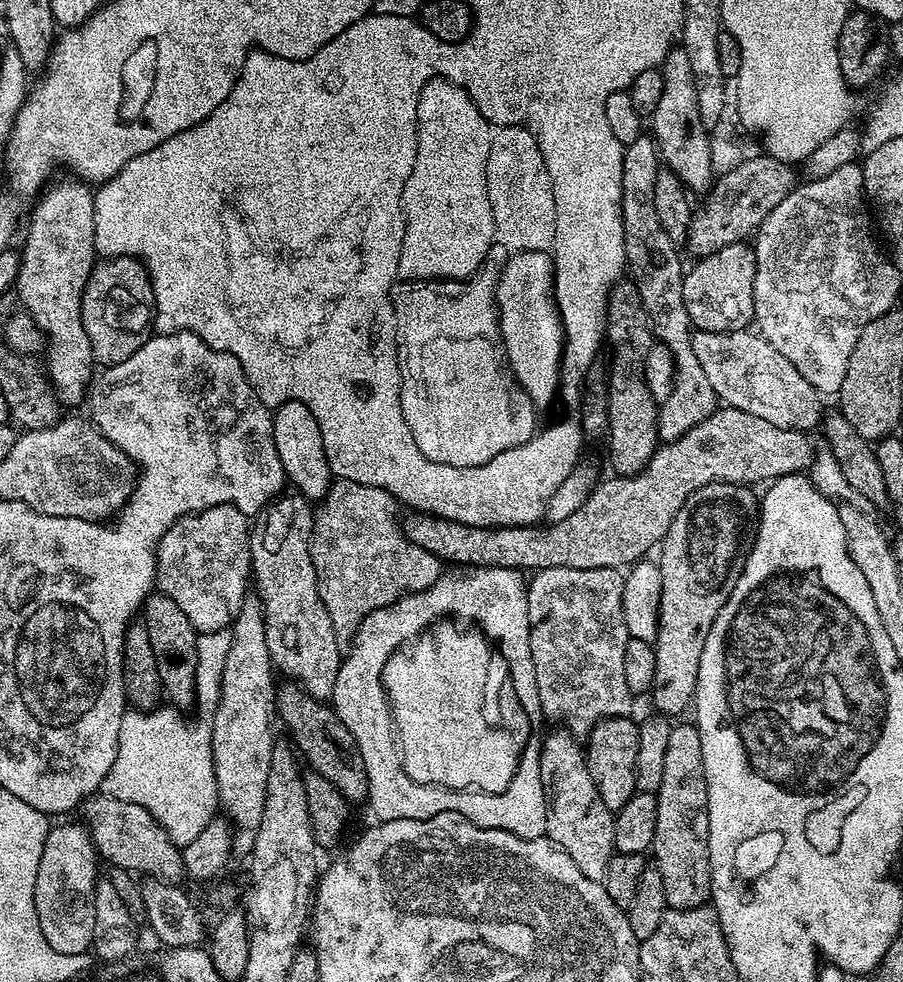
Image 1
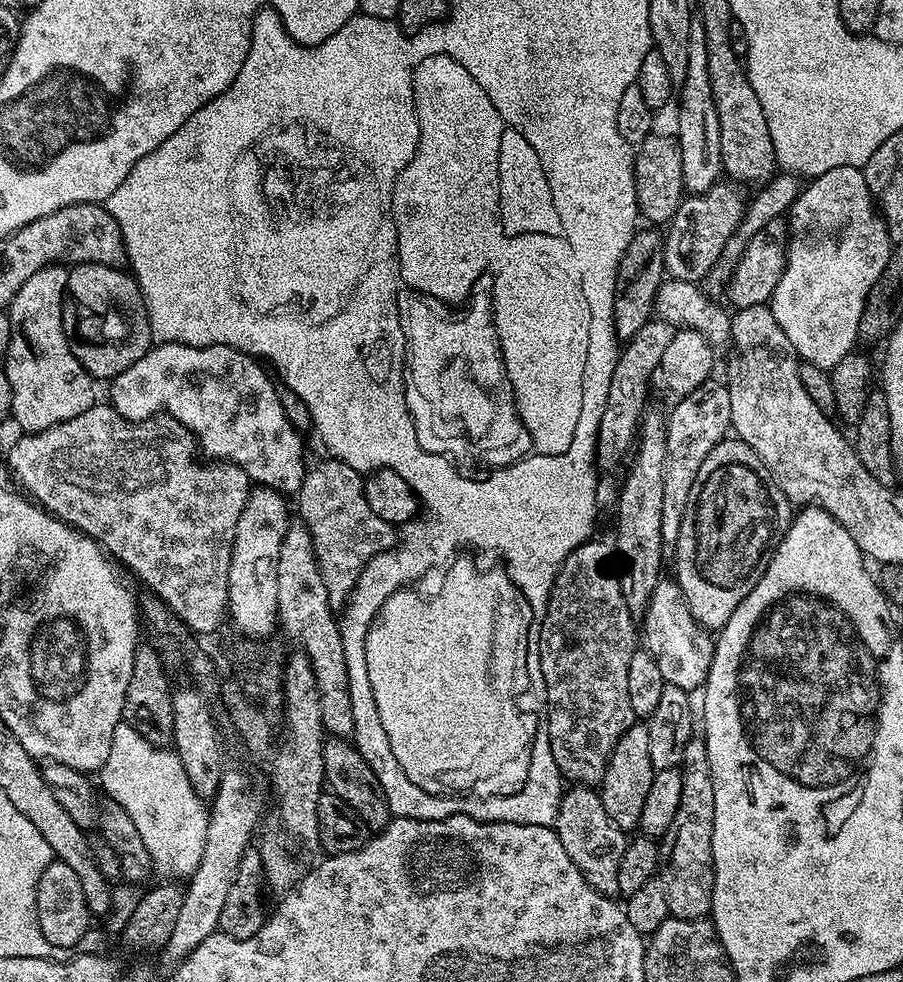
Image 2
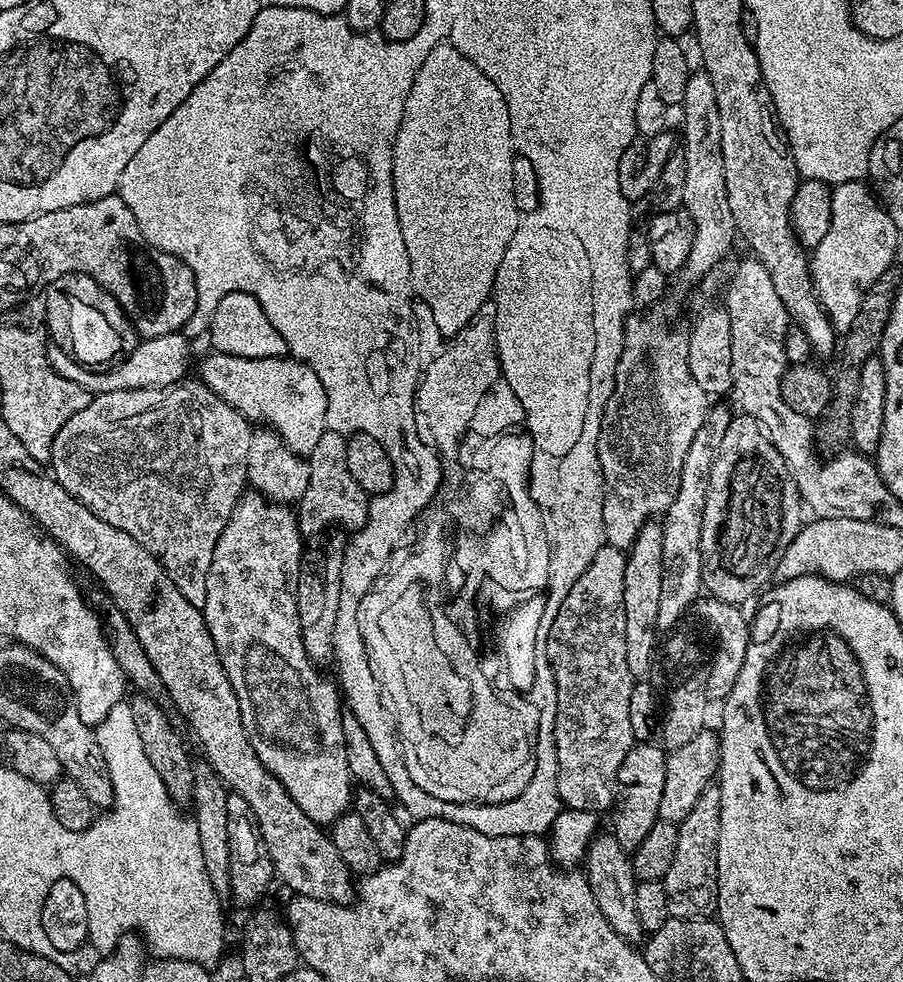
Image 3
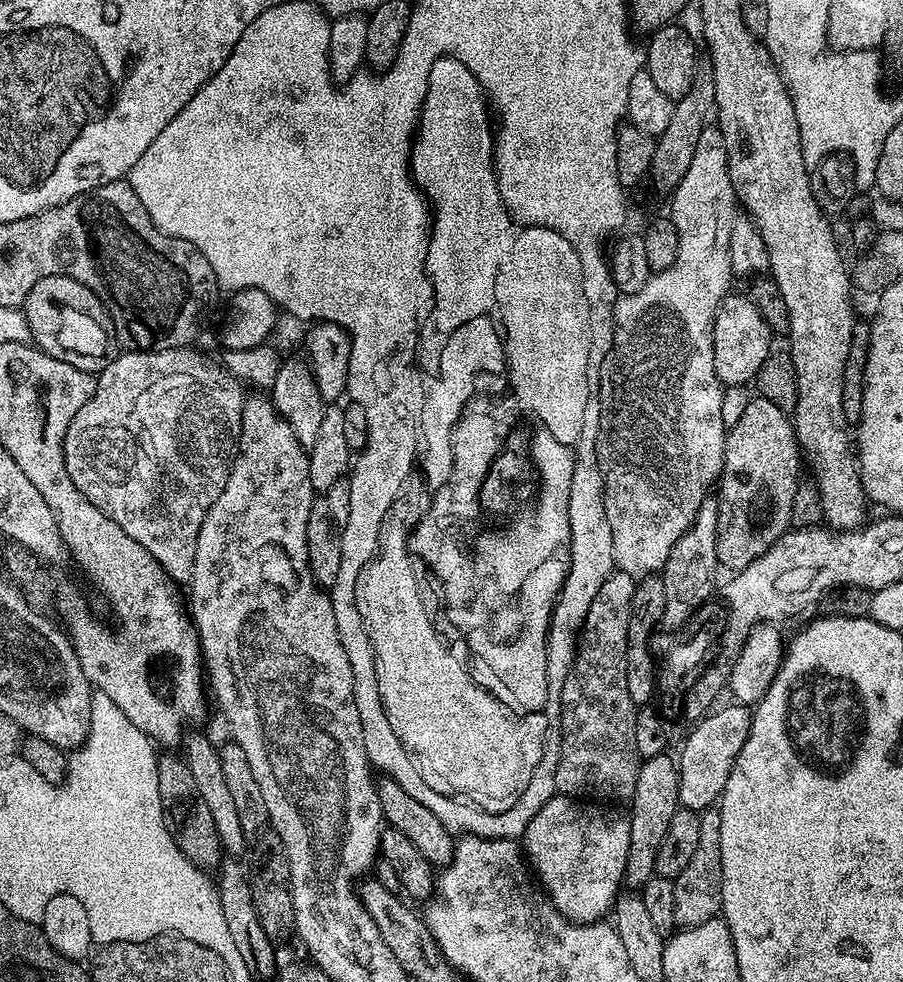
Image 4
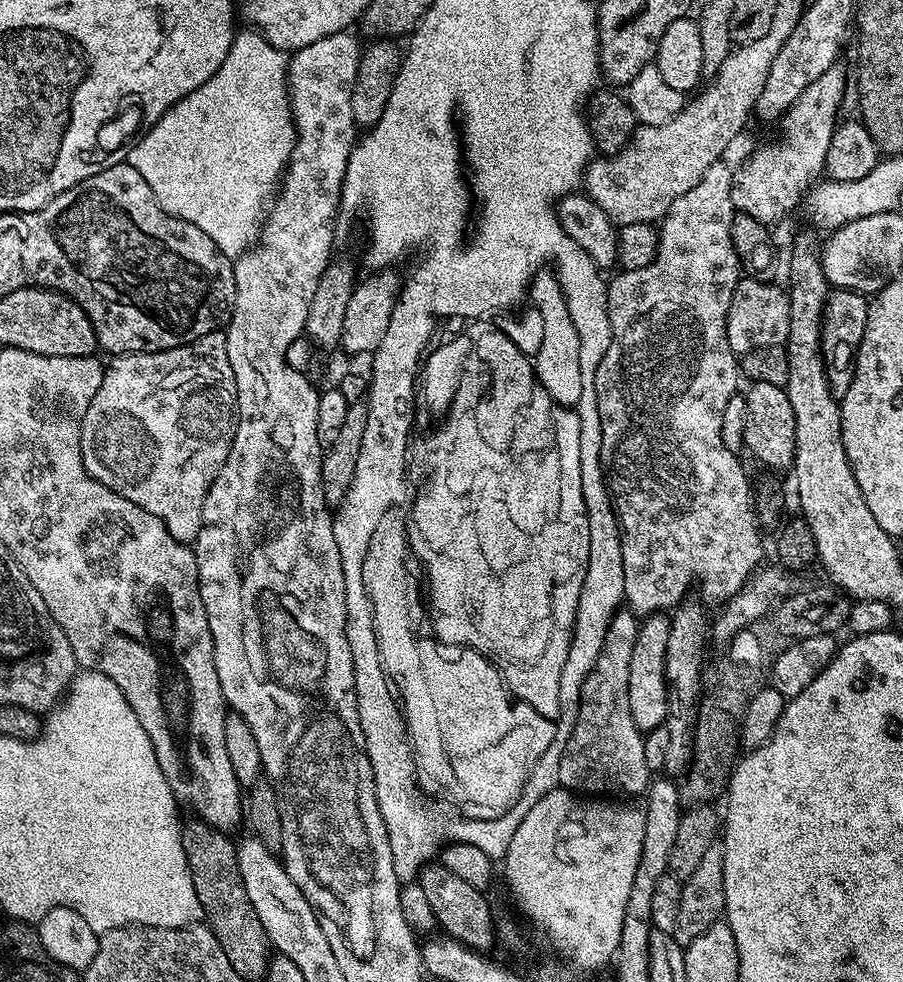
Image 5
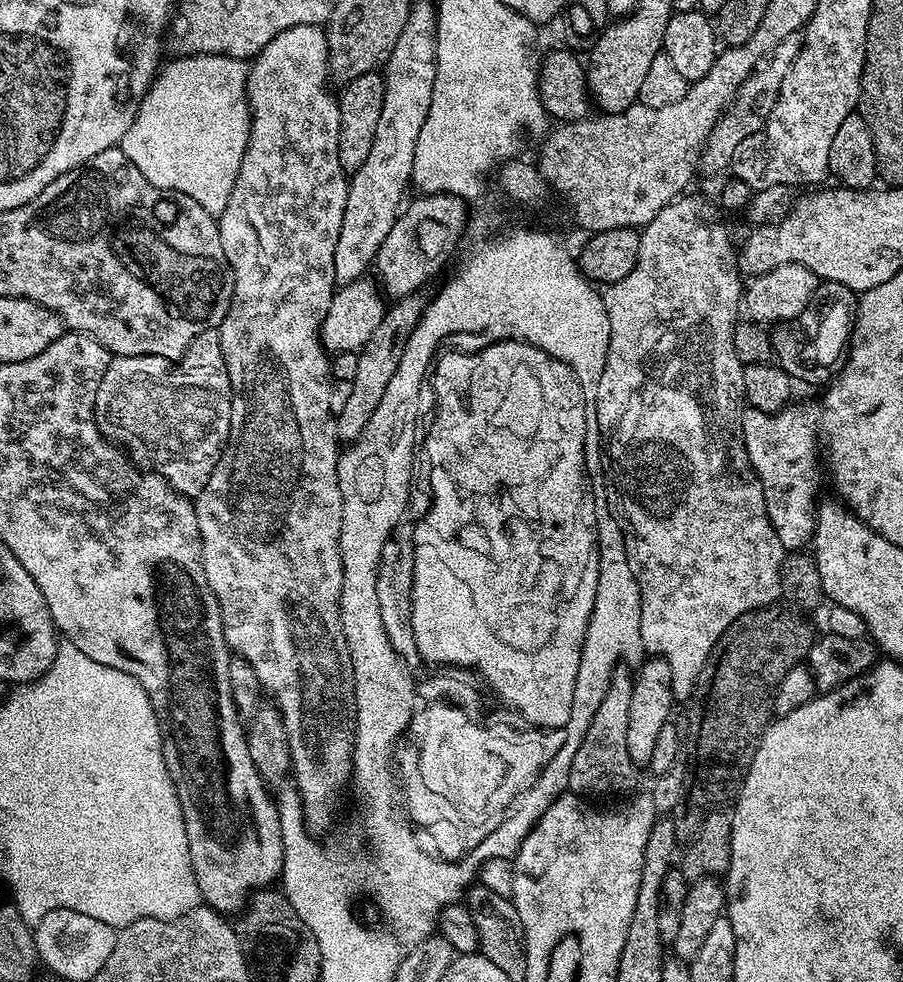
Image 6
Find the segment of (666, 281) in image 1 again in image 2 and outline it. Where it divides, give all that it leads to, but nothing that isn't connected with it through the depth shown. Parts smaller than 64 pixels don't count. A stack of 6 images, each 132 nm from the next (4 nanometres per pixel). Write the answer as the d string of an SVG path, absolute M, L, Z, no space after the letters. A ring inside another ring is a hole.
M727 383L703 384L690 394L679 397L675 403L672 413L669 411L666 416L666 458L662 482L662 538L668 546L678 542L688 499L698 478L698 470L702 470L702 462L706 462L706 454L710 454L710 450L729 435L732 427Z

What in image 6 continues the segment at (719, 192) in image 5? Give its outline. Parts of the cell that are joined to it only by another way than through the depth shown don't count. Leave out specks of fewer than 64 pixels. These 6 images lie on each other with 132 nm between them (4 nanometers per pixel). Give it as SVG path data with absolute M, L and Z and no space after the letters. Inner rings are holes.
M689 194L681 195L679 198L667 204L662 210L658 210L658 214L654 214L654 218L648 224L644 225L640 232L640 245L638 246L638 262L634 266L634 270L630 270L630 274L626 274L626 278L622 278L622 282L614 282L607 285L603 289L602 295L604 298L604 309L608 315L610 322L610 338L608 339L608 353L606 354L606 362L604 369L600 375L599 380L594 385L596 391L596 400L594 396L594 424L600 427L598 433L599 439L603 441L603 469L602 469L602 483L604 482L604 491L602 496L607 500L608 508L621 527L621 532L624 535L624 544L626 558L629 560L630 568L633 571L634 578L637 579L638 590L641 594L641 642L643 644L643 651L649 657L659 658L670 662L670 674L672 675L672 694L677 701L687 701L689 697L695 693L696 680L700 676L700 671L705 662L710 658L710 654L714 650L714 646L722 638L722 634L734 621L742 618L742 614L753 612L759 608L766 608L775 605L781 599L780 594L780 571L782 570L782 562L786 555L786 549L782 546L782 542L778 542L778 534L774 530L774 526L768 517L766 510L766 502L764 501L764 491L760 485L759 478L756 477L756 472L752 468L750 458L744 449L744 435L742 434L742 426L740 419L746 410L746 401L744 398L744 365L740 363L738 354L734 354L734 330L738 323L738 315L742 308L742 280L736 277L737 269L731 268L728 263L733 263L734 248L732 252L732 240L728 237L728 232L720 224L715 224L714 221L708 217L708 204L700 196L688 196Z

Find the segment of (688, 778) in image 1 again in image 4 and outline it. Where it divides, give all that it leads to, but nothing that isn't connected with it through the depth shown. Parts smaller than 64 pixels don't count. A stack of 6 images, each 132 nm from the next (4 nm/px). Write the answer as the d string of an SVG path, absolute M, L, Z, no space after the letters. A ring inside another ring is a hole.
M719 807L705 808L700 813L700 825L698 826L698 850L690 857L686 870L678 874L674 881L674 918L680 928L693 928L702 926L702 922L710 922L717 919L722 912L722 818Z

